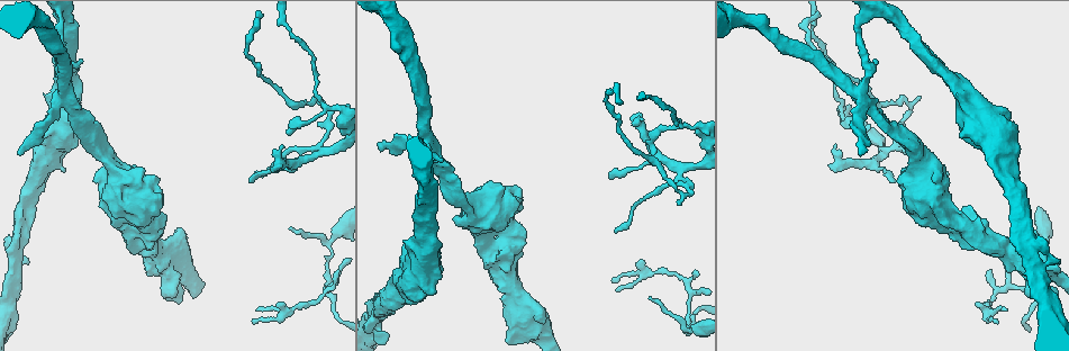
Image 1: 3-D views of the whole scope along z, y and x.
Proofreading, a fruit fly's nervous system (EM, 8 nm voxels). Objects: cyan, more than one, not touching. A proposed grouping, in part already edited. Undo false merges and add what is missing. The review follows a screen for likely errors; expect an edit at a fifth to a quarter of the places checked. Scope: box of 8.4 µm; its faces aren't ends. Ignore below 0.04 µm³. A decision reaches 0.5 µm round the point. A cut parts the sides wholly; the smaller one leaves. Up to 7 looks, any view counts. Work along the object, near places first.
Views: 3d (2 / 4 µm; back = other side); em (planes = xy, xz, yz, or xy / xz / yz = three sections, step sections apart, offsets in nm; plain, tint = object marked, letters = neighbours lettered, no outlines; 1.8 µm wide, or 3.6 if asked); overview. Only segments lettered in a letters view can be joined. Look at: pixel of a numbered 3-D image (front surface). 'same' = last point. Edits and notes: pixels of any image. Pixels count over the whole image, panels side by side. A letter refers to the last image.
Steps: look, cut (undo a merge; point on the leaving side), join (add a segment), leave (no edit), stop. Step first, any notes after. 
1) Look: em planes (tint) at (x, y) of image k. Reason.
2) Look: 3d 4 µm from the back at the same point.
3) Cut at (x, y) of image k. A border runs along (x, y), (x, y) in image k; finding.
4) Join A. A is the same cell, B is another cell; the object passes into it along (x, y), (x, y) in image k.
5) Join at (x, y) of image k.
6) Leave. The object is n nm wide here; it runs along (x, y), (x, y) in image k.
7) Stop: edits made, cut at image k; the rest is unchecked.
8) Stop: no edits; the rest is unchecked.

Look: em xz step 4 (tint) at (63, 94) of image 1. Looks like a crossing.

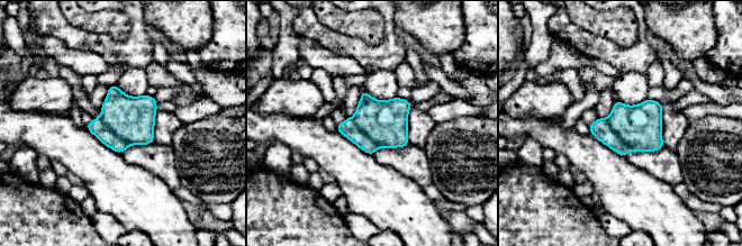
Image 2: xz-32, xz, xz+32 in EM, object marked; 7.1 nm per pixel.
Look: em yz step 16 (letters) at the same point.

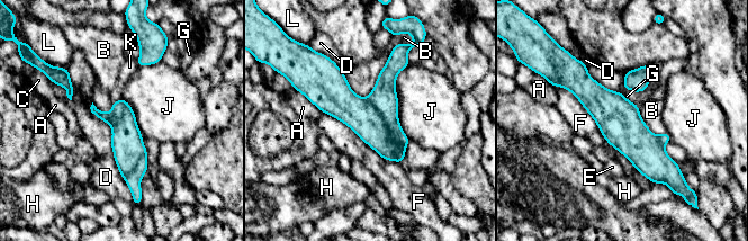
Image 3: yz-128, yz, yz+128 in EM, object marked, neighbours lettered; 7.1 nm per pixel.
Cut at (384, 98) of image 3. The object is 200 nm wide here; the longest contact is with F, 1000 nm; A, B, C, D, E, F, G, H, J, K and L are other cells; two cells meet here.

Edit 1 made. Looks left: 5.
Look: 3d 4 µm at (616, 229) of image 1. Thin end.

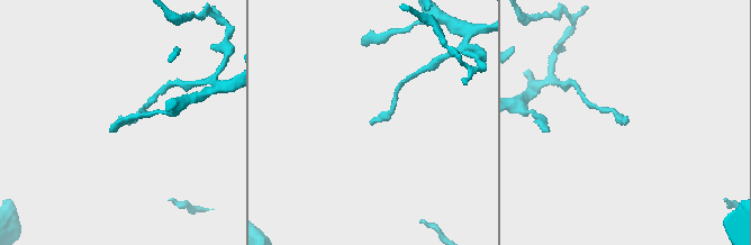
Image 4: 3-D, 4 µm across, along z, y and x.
Look: em xy step 8 (tint) at (622, 121) of image 4. Need the tissue.

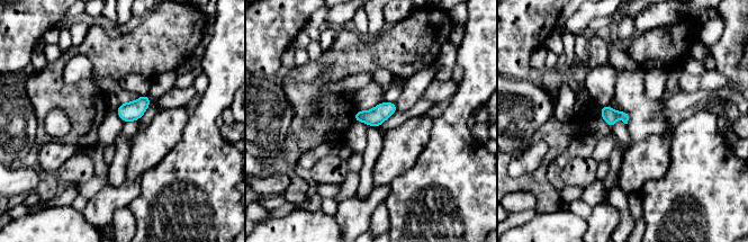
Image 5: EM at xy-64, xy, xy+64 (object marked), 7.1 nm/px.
Look: em planes (letters) at the same point. Another direction.

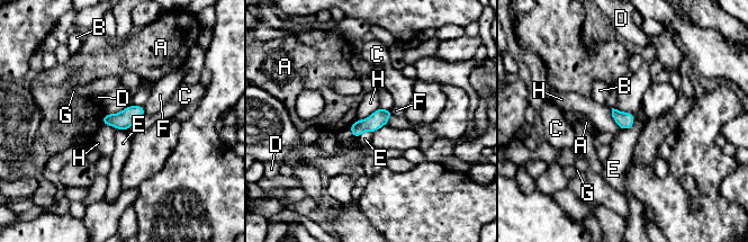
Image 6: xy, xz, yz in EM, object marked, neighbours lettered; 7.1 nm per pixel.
Leave. A, B, C, D, E, F, G and H are other cells; a border runs along (378, 107), (367, 117), (357, 120) in image 6; none of them fits.

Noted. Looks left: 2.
Stop: edits made, cut at image 3; the rest is unchecked.

